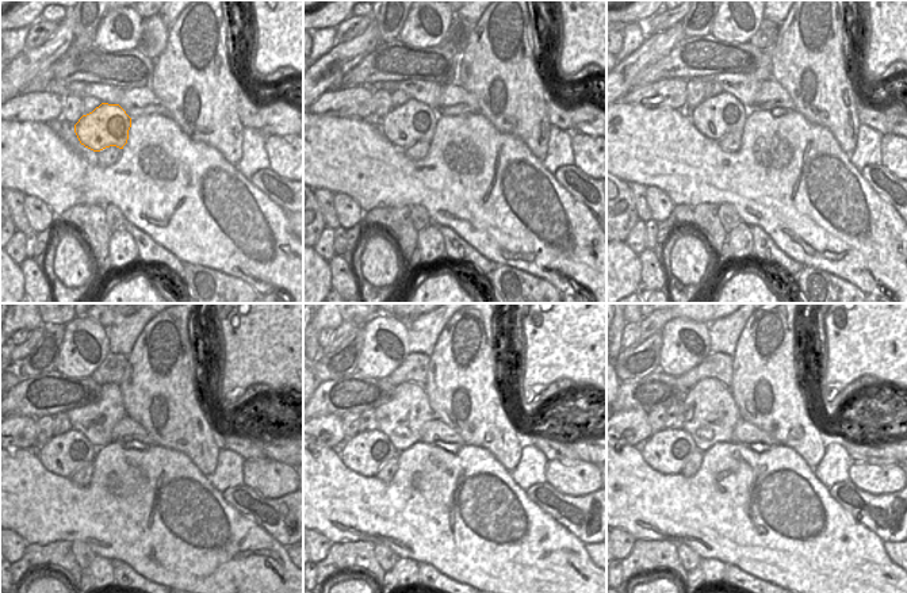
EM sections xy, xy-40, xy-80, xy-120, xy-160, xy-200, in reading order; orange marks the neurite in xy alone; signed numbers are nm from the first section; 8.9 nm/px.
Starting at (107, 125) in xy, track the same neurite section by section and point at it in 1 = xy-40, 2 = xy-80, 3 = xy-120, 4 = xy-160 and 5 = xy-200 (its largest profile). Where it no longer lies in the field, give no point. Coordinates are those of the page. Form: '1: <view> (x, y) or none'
1: xy-40 (413, 121)
2: xy-80 (720, 115)
3: xy-120 (62, 454)
4: xy-160 (366, 452)
5: xy-200 (666, 451)

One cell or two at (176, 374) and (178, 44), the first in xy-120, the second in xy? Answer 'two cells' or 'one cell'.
one cell

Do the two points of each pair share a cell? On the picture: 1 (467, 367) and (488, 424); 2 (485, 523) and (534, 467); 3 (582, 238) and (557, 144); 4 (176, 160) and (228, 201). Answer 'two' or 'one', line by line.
1: one
2: one
3: two
4: one

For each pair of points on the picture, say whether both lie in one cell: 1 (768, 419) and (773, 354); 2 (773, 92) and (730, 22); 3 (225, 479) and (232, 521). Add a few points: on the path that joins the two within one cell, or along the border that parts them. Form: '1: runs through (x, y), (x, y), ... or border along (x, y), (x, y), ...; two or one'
1: runs through (768, 402), (768, 370); one
2: border along (764, 19), (749, 41); two
3: runs through (217, 490), (217, 498), (225, 511); one

